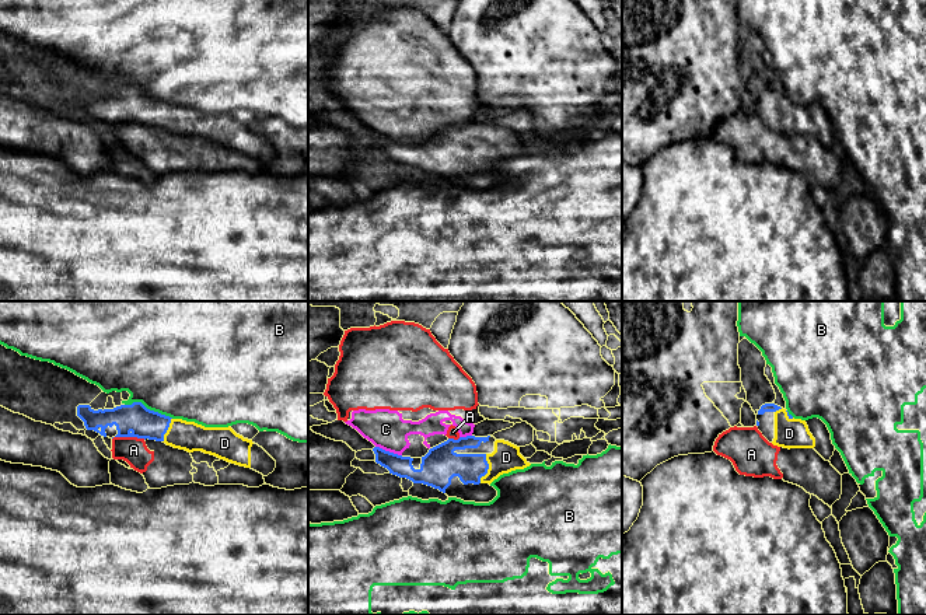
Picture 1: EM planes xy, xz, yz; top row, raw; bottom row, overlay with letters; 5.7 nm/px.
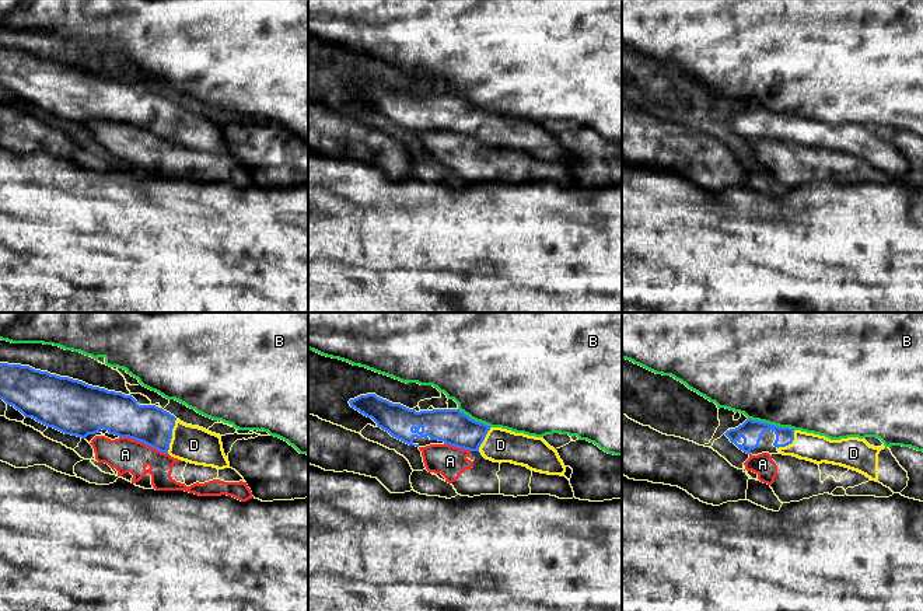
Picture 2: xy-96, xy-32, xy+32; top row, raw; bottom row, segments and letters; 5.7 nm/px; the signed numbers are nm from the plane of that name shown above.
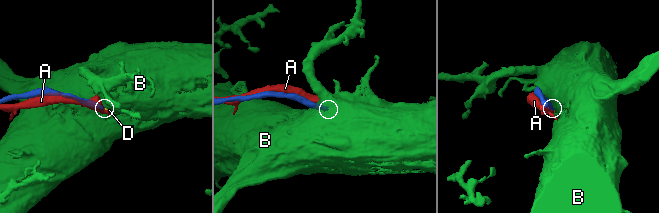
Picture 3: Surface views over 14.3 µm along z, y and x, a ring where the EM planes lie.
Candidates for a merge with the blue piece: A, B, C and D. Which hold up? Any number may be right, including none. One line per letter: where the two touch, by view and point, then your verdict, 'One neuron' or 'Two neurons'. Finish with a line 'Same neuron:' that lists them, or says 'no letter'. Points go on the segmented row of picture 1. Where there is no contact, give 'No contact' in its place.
A: Touches blue at xy (129, 436). Two neurons
B: Touches blue at xy (149, 409). Two neurons
C: Touches blue at xz (388, 451). Two neurons
D: Touches blue at xz (488, 468). One neuron
Same neuron: D

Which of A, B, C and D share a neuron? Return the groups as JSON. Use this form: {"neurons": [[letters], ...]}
{"neurons": [["A", "C"], ["B"], ["D"]]}

